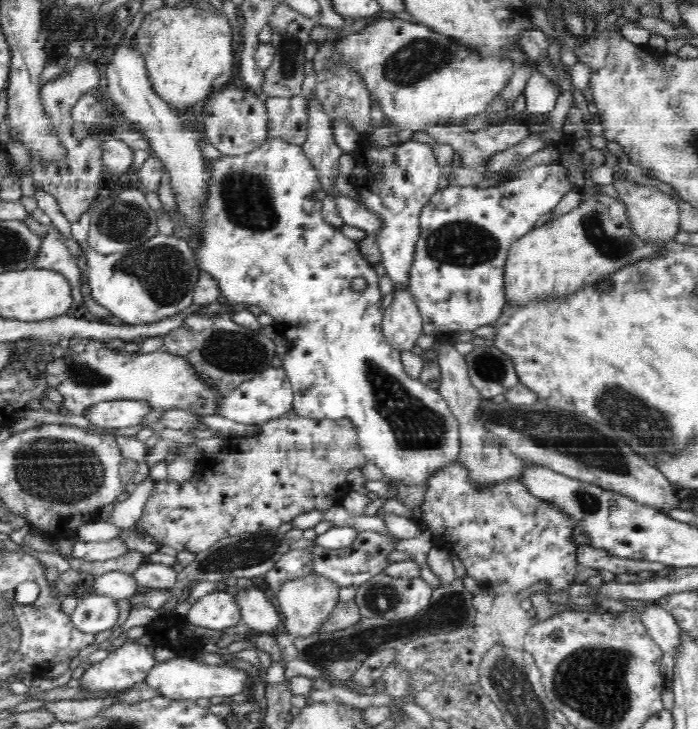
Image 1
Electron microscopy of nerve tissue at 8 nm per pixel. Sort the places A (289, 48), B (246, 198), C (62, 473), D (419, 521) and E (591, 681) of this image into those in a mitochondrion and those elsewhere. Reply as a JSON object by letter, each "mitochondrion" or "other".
{"A":"mitochondrion","B":"mitochondrion","C":"mitochondrion","D":"other","E":"mitochondrion"}

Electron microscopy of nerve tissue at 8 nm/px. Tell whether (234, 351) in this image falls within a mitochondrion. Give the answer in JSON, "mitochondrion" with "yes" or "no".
{"mitochondrion":"yes"}

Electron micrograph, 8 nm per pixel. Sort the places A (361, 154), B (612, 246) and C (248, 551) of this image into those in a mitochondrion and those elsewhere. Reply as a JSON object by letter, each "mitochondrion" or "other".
{"A":"other","B":"mitochondrion","C":"mitochondrion"}

